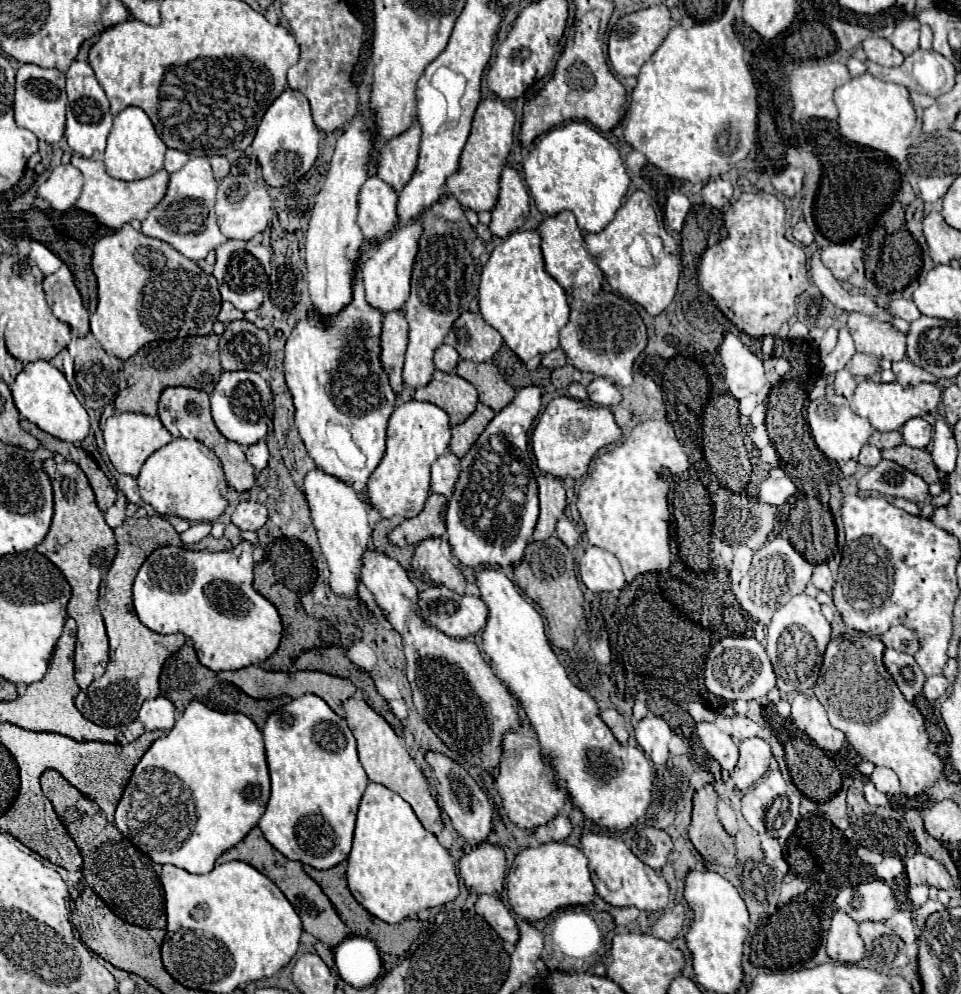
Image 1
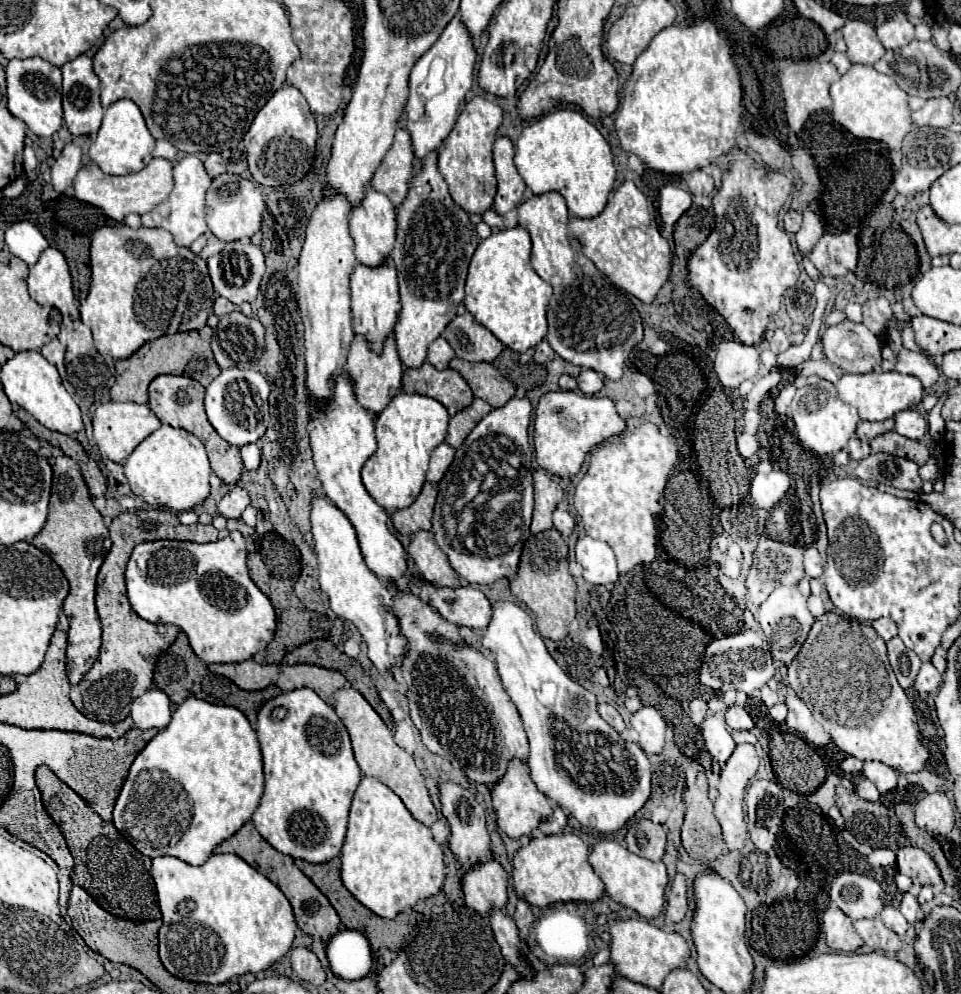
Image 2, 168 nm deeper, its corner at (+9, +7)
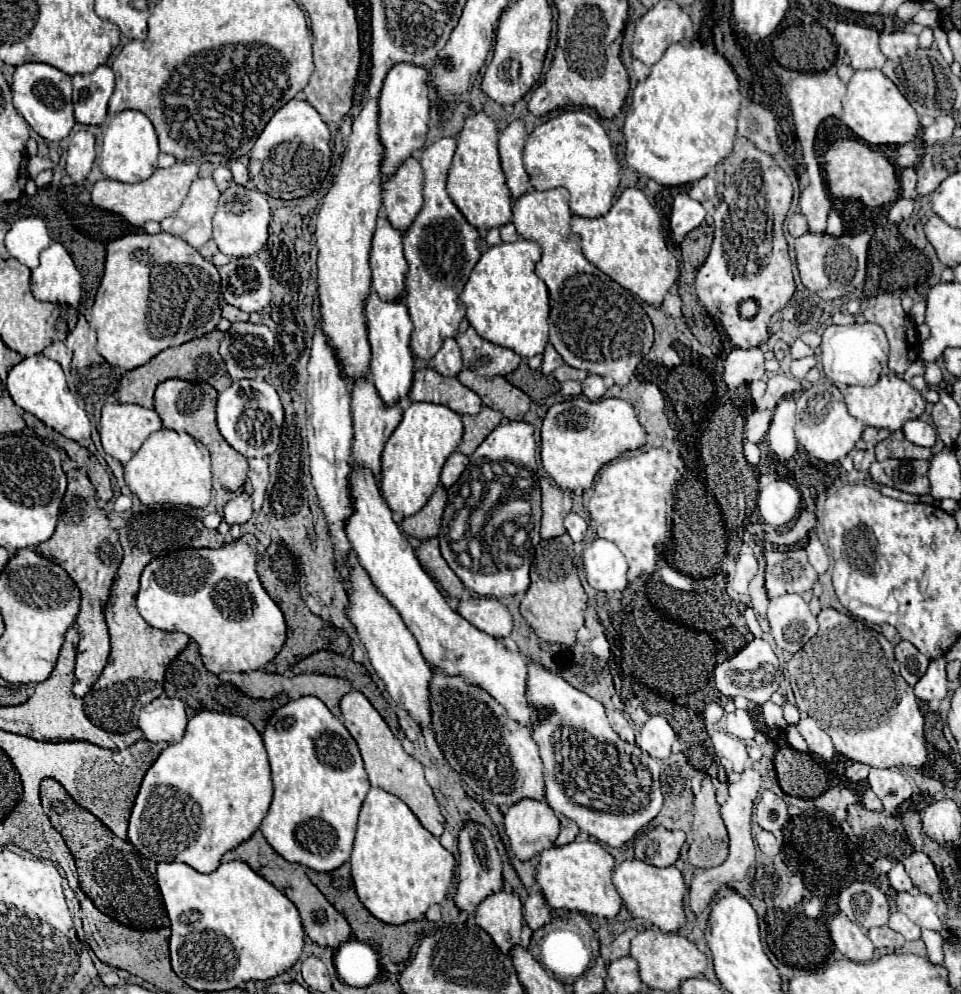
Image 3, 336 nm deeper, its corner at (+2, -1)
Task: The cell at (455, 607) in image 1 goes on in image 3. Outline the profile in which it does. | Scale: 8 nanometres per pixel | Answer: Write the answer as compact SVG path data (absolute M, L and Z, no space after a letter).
M490 597L462 599L458 613L476 629L492 637L508 637L512 631L512 615L506 605Z

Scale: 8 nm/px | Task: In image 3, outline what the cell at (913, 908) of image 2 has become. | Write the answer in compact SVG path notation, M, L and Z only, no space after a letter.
M922 929L922 939L924 939L926 949L928 949L928 959L930 959L932 963L942 963L942 961L944 961L944 953L942 953L944 937L938 935L936 931Z

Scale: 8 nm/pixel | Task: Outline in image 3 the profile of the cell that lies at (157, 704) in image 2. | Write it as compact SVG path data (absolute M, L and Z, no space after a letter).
M166 695L144 705L138 717L138 727L148 741L178 743L184 737L188 723L186 707L180 699L170 699Z

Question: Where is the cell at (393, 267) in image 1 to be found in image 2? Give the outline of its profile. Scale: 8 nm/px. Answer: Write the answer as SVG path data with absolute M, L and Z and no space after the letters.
M387 257L379 267L363 267L363 265L355 265L353 275L351 275L351 313L353 313L353 331L365 335L371 343L373 349L379 351L383 339L393 333L393 325L397 321L397 313L399 313L401 305L399 305L399 289L397 289L397 271L395 271L395 263L391 257Z

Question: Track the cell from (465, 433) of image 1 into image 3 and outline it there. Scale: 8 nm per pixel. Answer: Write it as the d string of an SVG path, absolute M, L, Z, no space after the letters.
M484 407L478 415L464 415L464 439L458 447L460 453L464 455L472 455L478 445L486 439L486 435L490 435L490 431L494 431L500 423L502 423L504 415L500 411L494 411L490 407Z

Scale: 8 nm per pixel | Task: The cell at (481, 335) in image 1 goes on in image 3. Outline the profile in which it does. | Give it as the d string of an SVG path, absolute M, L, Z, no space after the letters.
M472 327L460 333L456 341L464 355L464 367L472 369L476 375L482 375L482 377L508 375L522 363L520 355L516 355L506 347L500 347L482 339Z

